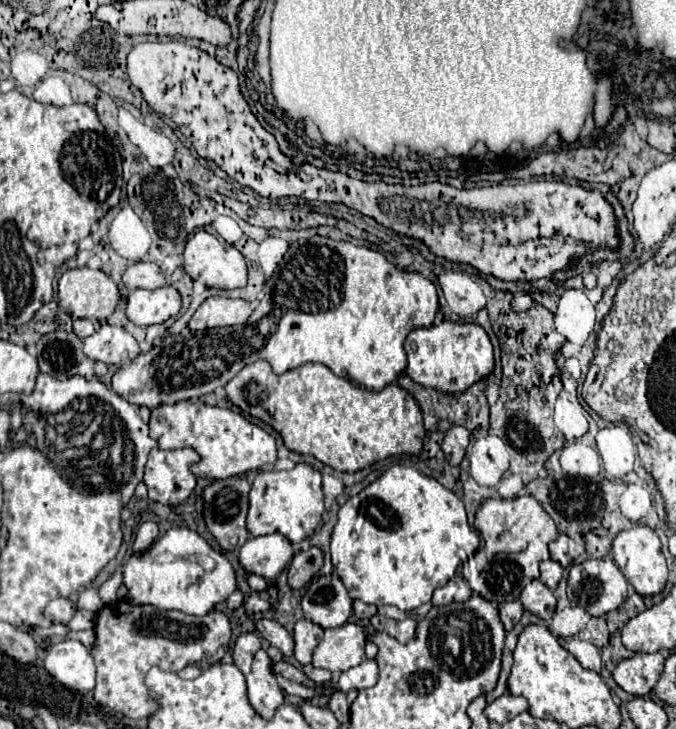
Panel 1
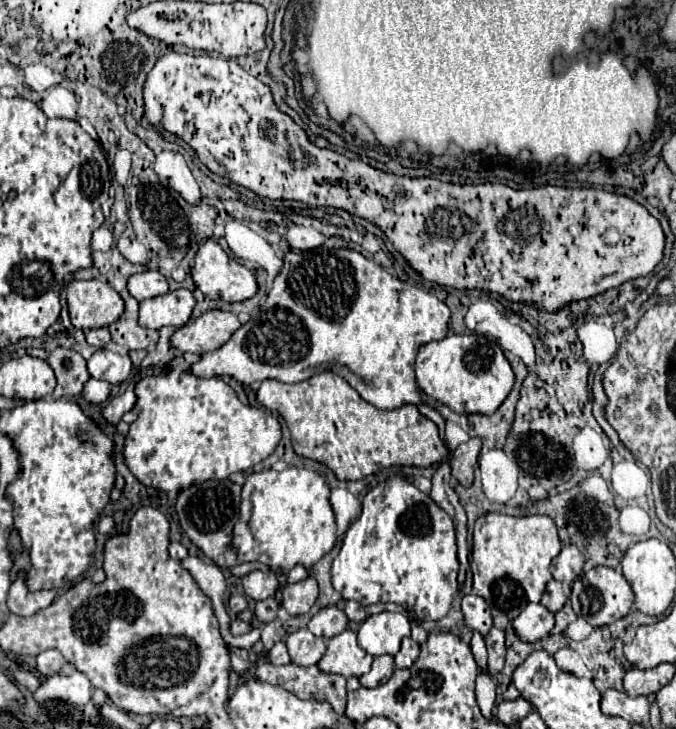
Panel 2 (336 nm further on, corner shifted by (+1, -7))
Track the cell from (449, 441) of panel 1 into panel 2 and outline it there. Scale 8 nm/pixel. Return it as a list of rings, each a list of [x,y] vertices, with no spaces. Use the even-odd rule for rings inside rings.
[[[472,437],[470,441],[458,445],[452,453],[452,459],[450,459],[452,477],[458,479],[458,483],[464,487],[470,487],[474,481],[474,467],[478,463],[480,447],[482,447],[482,441]]]

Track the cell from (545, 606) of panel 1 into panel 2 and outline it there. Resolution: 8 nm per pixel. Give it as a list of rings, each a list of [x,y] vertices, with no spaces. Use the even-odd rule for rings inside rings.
[[[530,603],[516,619],[514,619],[514,629],[520,639],[534,643],[540,641],[542,637],[550,635],[554,627],[554,613],[548,611],[542,603]]]

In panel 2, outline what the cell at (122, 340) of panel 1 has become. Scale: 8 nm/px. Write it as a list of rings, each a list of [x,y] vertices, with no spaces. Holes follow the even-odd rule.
[[[98,349],[88,359],[88,371],[94,379],[108,381],[112,385],[120,385],[130,377],[132,371],[132,359],[130,355],[122,355],[112,349]]]

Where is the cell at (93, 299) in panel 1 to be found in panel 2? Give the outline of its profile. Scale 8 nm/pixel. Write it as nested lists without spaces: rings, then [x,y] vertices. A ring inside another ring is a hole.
[[[98,279],[70,281],[68,311],[76,329],[108,327],[124,313],[124,301],[108,283]]]

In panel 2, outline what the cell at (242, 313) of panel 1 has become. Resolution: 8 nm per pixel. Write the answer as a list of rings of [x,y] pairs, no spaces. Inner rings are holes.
[[[212,309],[176,329],[170,341],[178,351],[202,355],[220,349],[240,329],[240,325],[242,323],[234,313]]]

